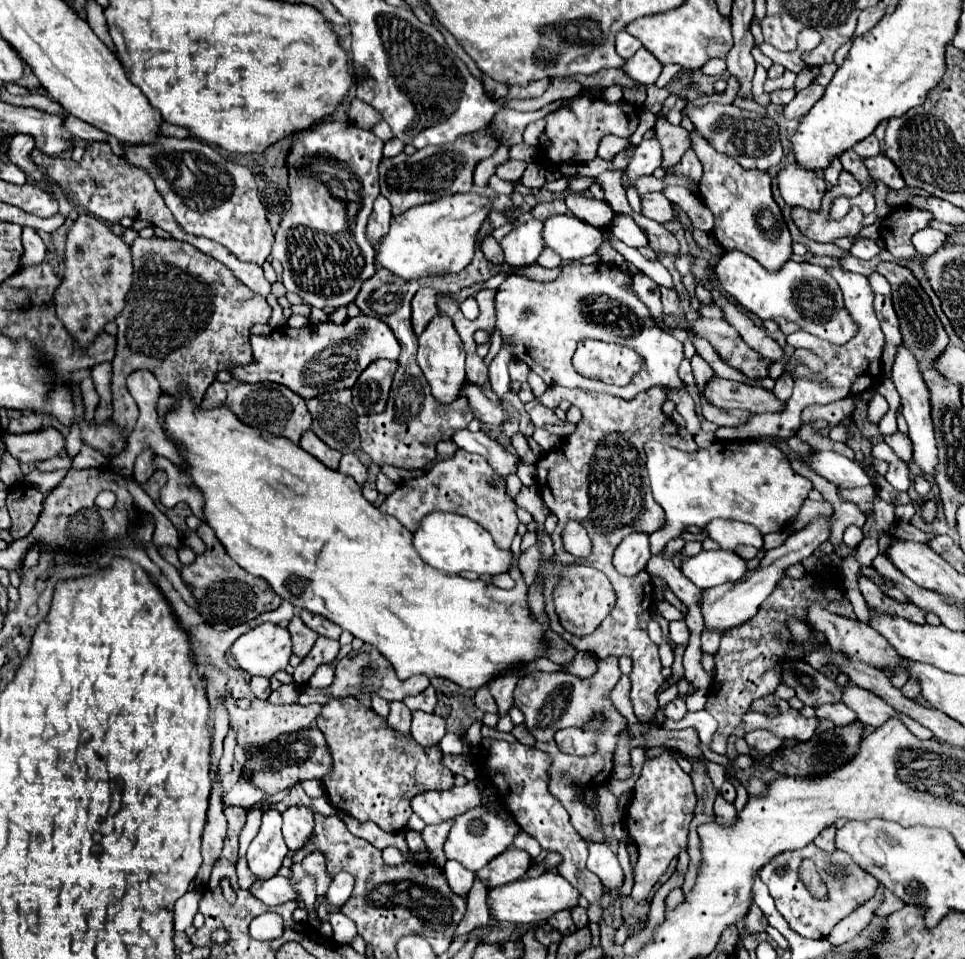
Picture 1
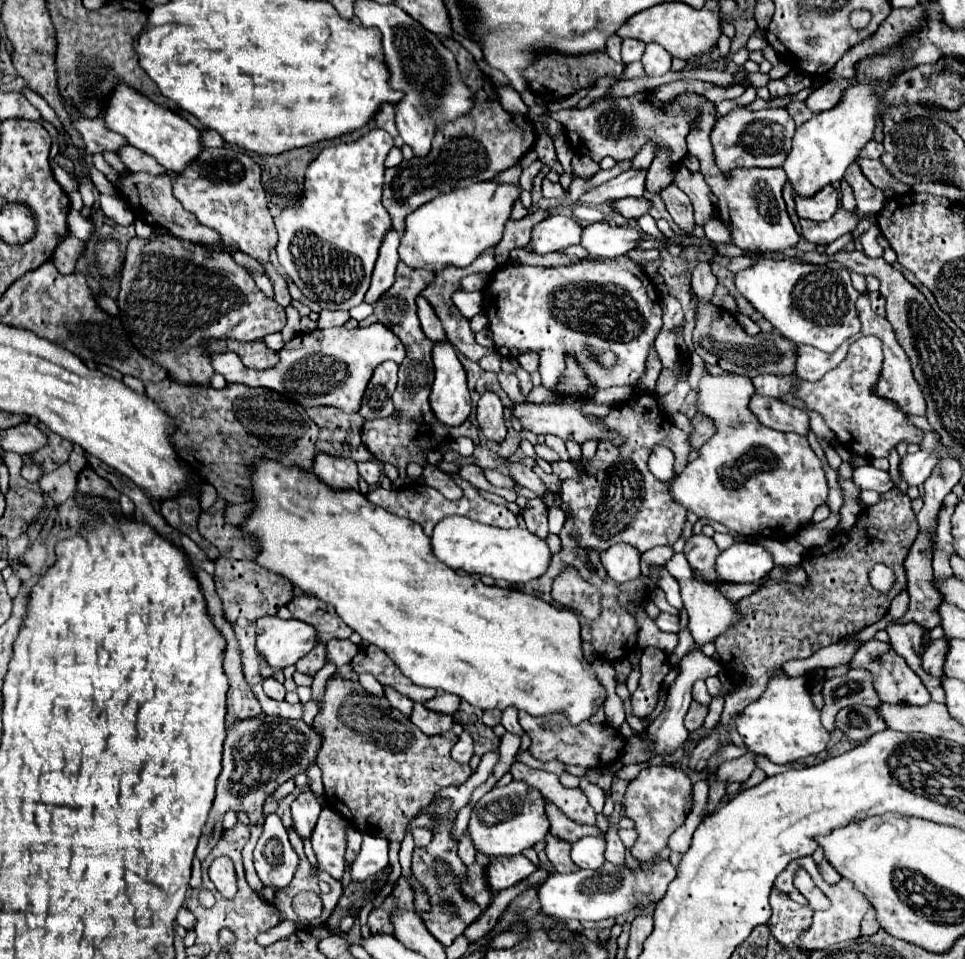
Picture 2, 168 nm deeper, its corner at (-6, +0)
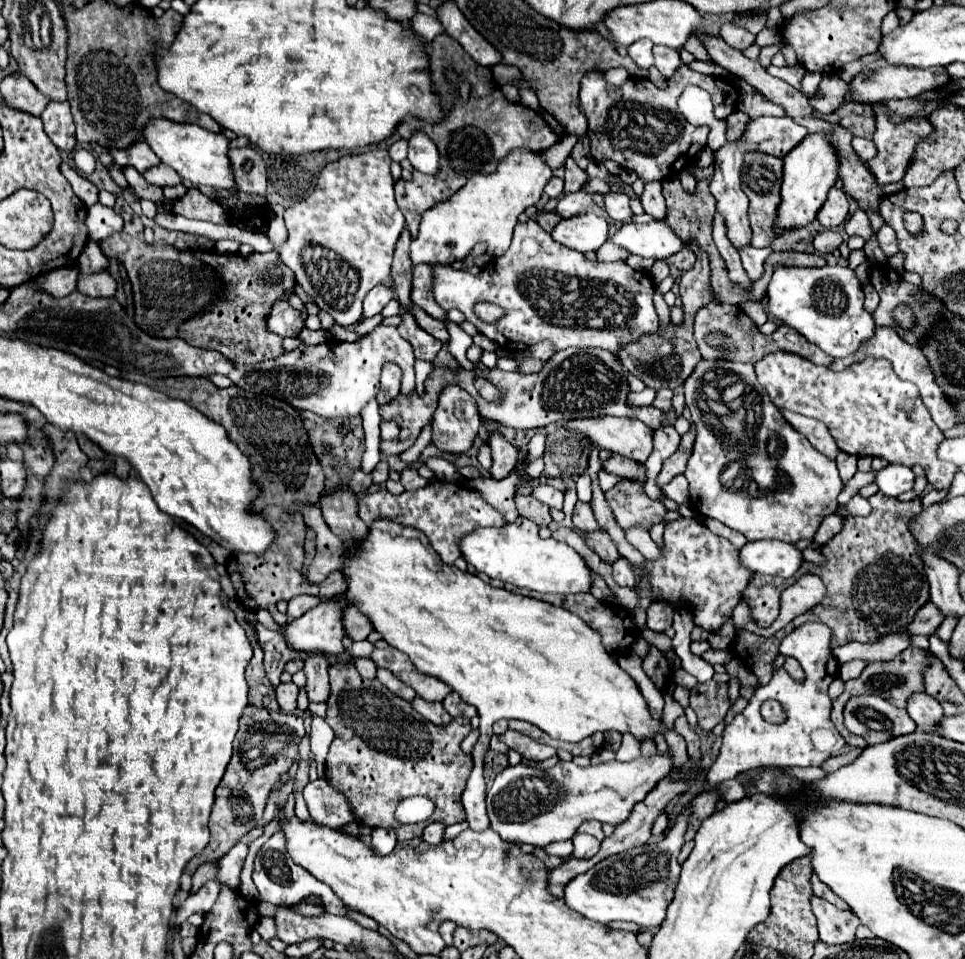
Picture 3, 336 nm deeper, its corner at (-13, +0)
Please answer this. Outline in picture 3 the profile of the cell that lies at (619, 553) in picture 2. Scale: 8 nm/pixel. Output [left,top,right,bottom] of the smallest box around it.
[613,559,635,585]

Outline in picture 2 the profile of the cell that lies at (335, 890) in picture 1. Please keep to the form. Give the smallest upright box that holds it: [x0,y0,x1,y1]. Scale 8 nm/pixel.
[350,835,388,883]

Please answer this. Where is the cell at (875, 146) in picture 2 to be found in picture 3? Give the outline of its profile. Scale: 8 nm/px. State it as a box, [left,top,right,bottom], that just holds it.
[851,137,877,163]

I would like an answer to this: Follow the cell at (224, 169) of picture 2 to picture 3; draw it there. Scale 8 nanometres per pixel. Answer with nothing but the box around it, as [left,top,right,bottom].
[229,149,267,195]

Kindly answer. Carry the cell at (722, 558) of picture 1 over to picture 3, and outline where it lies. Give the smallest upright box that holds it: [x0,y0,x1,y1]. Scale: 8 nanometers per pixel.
[741,541,803,577]

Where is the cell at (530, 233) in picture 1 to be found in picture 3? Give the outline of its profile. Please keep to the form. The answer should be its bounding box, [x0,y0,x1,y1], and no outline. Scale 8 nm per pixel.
[551,211,609,253]

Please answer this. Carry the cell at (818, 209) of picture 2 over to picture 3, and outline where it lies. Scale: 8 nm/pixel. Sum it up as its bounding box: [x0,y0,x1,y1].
[817,187,849,229]

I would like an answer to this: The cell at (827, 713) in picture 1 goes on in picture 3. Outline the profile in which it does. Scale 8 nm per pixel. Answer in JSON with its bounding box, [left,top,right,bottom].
[845,695,917,745]

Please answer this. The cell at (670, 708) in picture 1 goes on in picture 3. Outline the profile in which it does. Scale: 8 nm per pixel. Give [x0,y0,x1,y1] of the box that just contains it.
[691,679,729,731]

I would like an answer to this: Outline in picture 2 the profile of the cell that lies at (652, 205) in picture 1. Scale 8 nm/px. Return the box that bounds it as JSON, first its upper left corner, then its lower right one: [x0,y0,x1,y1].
[614,197,652,219]

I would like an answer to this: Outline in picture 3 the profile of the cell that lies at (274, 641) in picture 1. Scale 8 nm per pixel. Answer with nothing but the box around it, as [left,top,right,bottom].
[255,597,349,653]

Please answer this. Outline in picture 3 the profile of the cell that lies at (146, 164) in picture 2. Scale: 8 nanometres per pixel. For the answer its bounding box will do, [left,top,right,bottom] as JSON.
[143,165,183,187]

